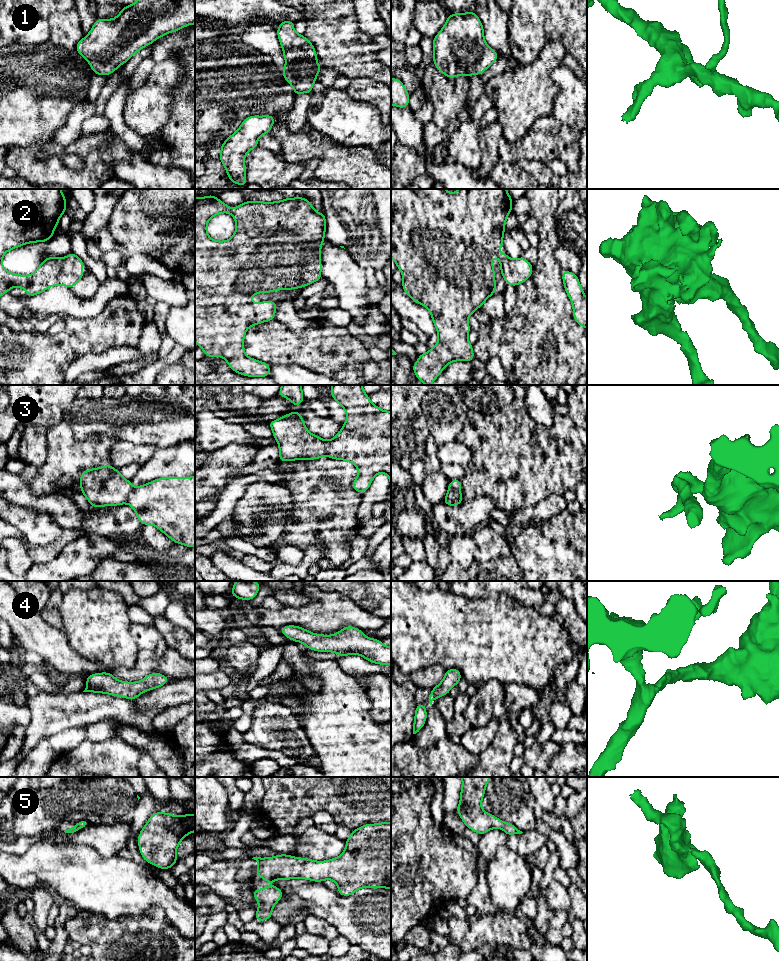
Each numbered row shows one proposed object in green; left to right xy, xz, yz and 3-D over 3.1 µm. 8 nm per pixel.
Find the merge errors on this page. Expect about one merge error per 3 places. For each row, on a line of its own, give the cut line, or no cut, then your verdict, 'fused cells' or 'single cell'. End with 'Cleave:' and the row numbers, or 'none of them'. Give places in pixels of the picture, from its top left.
1: no cut; single cell
2: no cut; single cell
3: cut in xy along (133, 488), (126, 502); fused cells
4: no cut; single cell
5: no cut; single cell
Cleave: 3

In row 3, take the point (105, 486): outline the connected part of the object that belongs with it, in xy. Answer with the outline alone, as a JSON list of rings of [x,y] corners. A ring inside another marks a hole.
[[[108,463],[100,468],[84,470],[79,484],[82,494],[94,508],[125,504],[133,490],[131,481]]]

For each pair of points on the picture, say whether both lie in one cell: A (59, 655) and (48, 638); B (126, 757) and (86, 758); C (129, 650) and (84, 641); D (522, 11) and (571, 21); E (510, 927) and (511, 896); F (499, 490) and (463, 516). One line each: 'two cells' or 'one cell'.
A: one cell
B: one cell
C: one cell
D: one cell
E: two cells
F: two cells

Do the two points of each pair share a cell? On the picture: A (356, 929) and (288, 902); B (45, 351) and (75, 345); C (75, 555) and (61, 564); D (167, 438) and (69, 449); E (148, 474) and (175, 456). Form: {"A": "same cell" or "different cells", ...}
{"A": "different cells", "B": "same cell", "C": "same cell", "D": "different cells", "E": "same cell"}

